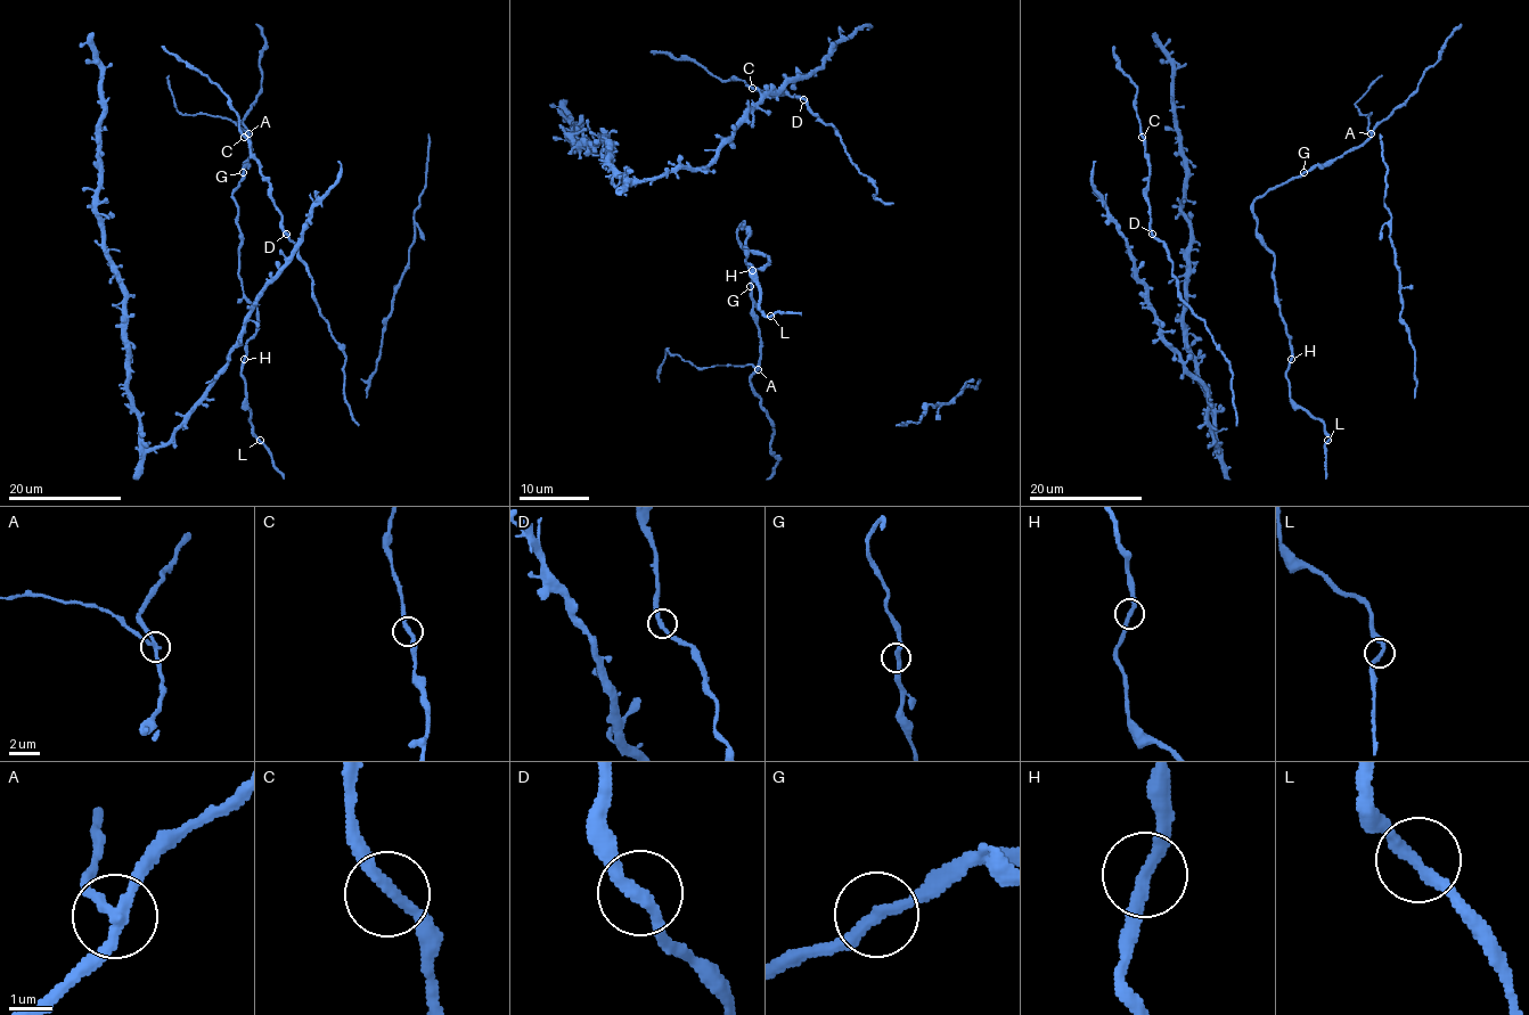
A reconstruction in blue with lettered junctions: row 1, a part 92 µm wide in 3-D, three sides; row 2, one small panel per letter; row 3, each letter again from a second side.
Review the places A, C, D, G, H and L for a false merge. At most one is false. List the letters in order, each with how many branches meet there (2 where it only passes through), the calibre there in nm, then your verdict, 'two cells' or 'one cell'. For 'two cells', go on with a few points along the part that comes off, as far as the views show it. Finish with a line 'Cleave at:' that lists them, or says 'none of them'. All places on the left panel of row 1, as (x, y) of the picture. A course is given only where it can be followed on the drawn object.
A: 3 branches meet; 240 nm thick; two cells; foreign part runs (248, 132), (231, 120), (181, 114), (174, 105), (169, 75)
C: 2 branches meet; 240 nm thick; one cell
D: 2 branches meet; 280 nm thick; one cell
G: 2 branches meet; 280 nm thick; one cell
H: 2 branches meet; 260 nm thick; one cell
L: 2 branches meet; 240 nm thick; one cell
Cleave at: A

